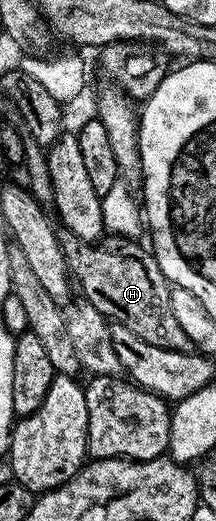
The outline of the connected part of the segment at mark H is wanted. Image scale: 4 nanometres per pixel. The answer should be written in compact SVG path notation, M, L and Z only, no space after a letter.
M72 232L61 236L63 257L70 275L83 287L86 303L92 304L108 321L125 326L145 342L174 352L192 351L191 339L173 318L171 288L159 269L159 263L135 238L104 235L94 242L84 242Z

